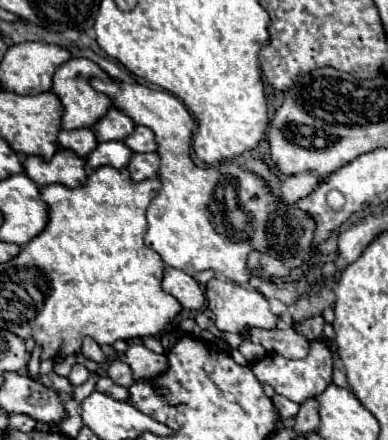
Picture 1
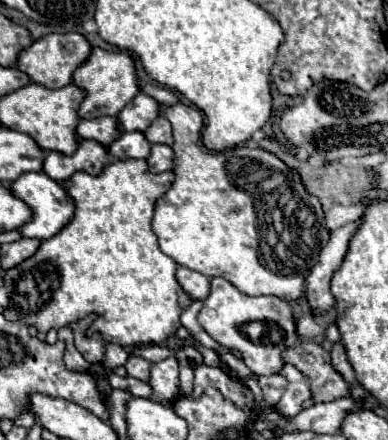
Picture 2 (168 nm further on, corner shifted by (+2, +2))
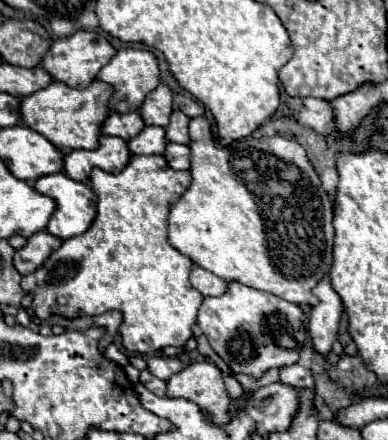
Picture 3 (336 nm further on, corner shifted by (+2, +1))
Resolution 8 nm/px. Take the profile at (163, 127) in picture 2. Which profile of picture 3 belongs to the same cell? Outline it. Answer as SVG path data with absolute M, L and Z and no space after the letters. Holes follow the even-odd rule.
M174 110L170 116L170 124L166 126L166 140L168 142L178 142L178 144L188 144L188 116L184 116L180 110Z

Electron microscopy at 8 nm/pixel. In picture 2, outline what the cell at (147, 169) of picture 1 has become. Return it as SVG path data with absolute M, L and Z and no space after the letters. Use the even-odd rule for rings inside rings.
M152 145L152 153L150 153L150 157L146 161L148 161L152 173L172 171L174 151L172 151L170 145Z

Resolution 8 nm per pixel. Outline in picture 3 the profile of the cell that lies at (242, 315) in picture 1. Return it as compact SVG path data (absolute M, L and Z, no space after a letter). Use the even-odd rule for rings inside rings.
M228 282L228 290L222 296L204 298L198 310L198 326L208 338L212 350L230 366L232 372L242 372L254 378L260 378L270 368L294 364L294 360L290 360L290 348L300 350L308 336L304 312L298 304L248 288L240 282Z

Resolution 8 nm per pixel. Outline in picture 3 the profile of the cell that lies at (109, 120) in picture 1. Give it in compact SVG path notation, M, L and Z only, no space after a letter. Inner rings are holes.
M160 84L156 90L152 90L142 106L138 108L140 116L144 118L146 126L166 126L170 112L172 112L172 92L166 84Z

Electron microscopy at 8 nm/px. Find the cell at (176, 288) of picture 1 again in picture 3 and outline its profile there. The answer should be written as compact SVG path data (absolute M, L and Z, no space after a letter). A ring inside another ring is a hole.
M192 266L190 272L190 284L202 294L202 296L220 296L226 292L226 280L214 276L212 272L200 268L200 266Z

